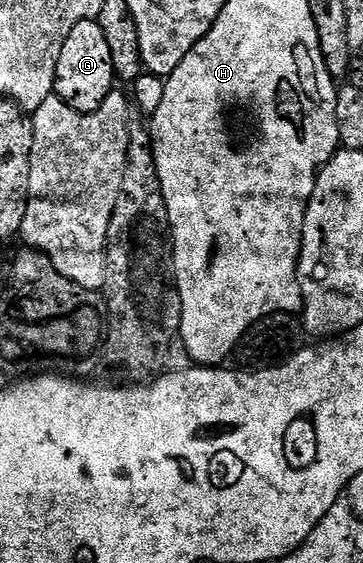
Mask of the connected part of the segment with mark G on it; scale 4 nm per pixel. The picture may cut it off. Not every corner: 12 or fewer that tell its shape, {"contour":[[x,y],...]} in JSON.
{"contour":[[99,21],[70,28],[55,97],[93,114],[113,93],[110,47]]}

